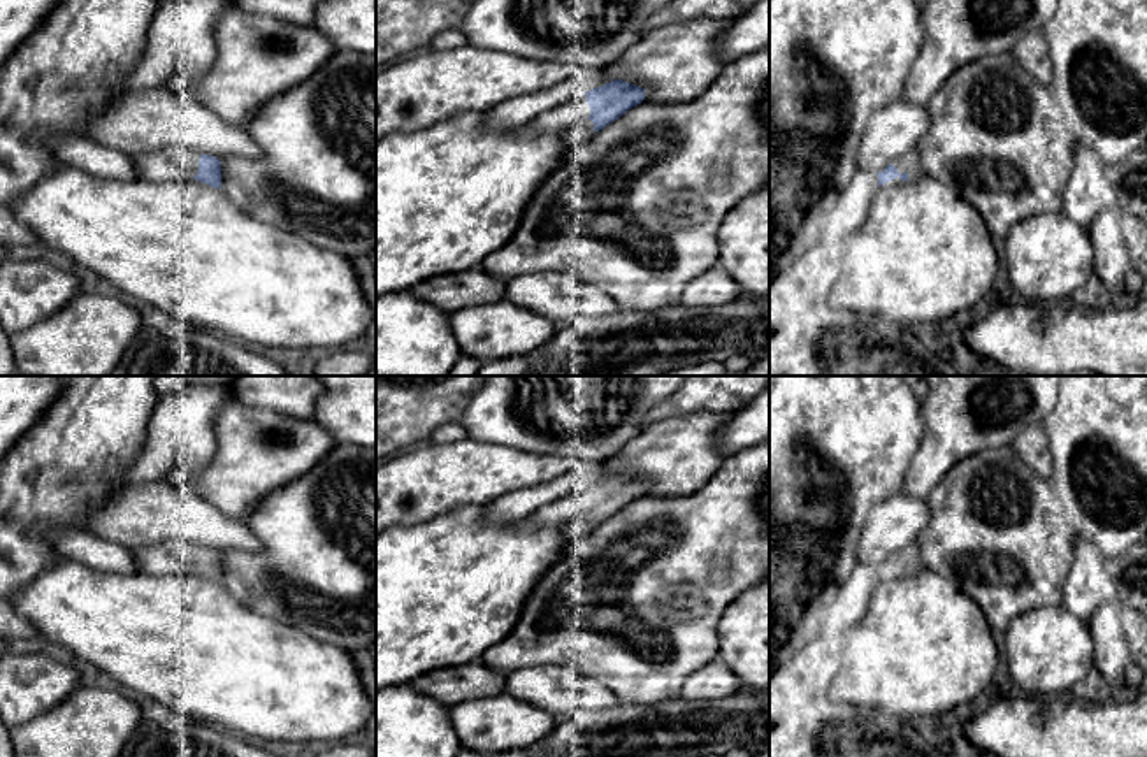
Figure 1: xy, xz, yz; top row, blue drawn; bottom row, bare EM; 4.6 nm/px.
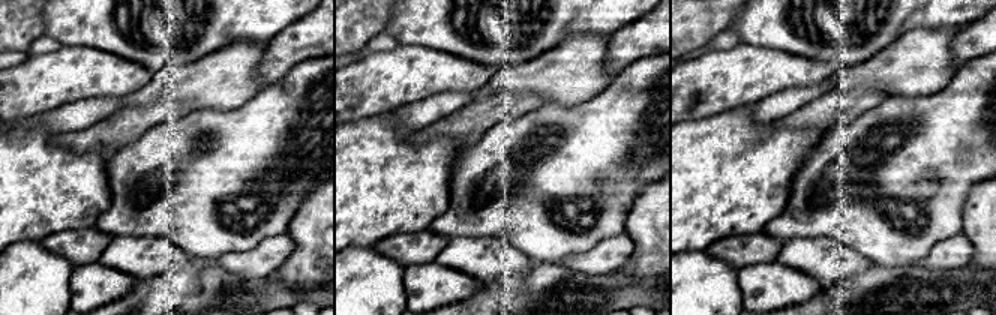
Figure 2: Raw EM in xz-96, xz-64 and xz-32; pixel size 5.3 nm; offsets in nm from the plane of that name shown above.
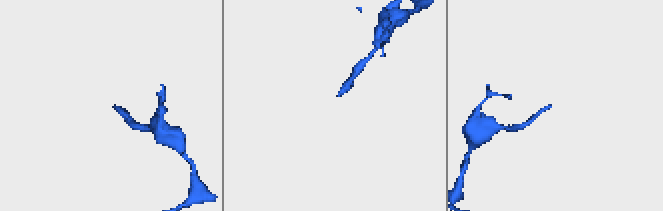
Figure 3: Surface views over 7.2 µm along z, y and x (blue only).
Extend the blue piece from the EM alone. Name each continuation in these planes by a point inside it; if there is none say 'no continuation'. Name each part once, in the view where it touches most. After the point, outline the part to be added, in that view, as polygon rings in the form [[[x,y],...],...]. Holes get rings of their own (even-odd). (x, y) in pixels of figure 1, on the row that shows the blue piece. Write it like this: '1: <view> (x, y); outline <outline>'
1: yz (908, 162); outline [[[917,149],[901,155],[898,160],[892,162],[899,174],[908,174],[908,179],[915,179],[920,174],[920,162],[917,156]]]

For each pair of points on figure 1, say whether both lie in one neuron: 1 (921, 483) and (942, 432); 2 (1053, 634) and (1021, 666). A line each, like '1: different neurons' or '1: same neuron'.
1: same neuron
2: same neuron

